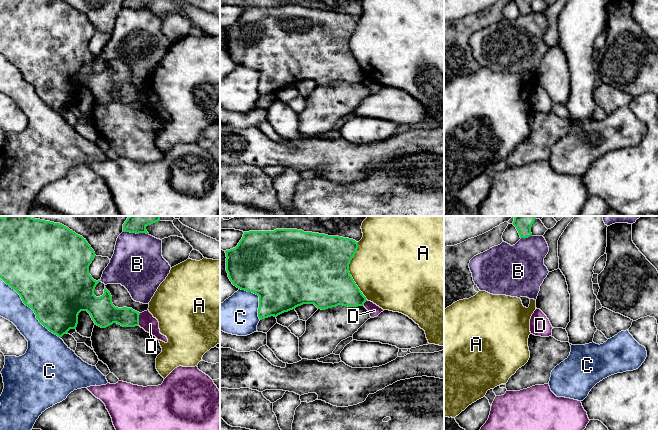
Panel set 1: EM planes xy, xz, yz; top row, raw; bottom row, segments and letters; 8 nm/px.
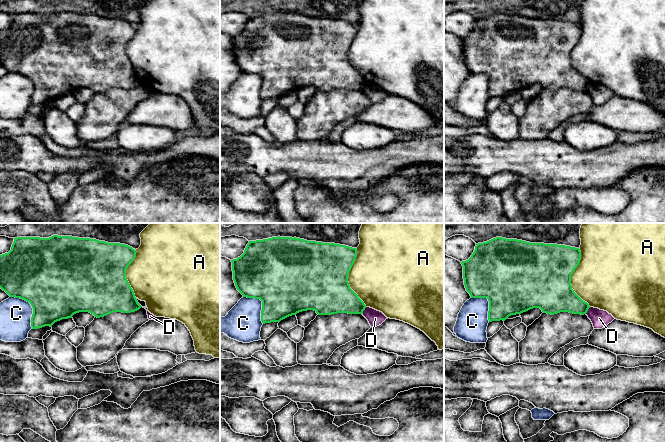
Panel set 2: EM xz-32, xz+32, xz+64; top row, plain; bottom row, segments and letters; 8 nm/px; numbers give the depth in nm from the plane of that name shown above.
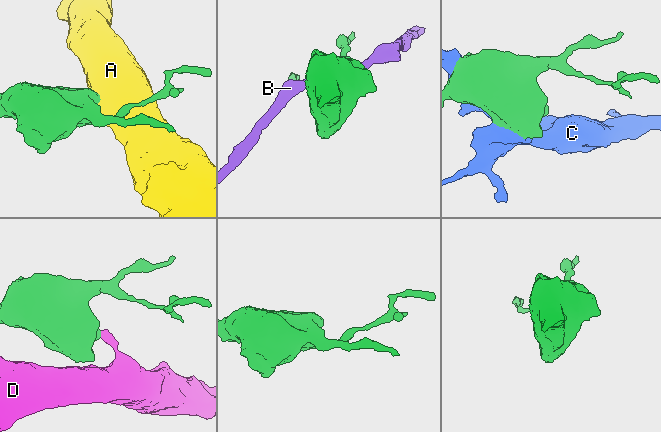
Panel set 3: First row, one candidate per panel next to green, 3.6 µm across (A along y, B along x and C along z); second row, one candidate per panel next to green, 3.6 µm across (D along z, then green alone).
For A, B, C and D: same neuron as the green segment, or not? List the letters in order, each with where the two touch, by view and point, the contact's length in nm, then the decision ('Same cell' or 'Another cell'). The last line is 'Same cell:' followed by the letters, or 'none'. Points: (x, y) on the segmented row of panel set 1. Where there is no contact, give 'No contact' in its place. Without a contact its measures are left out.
A: Touches green at xz (348, 267). Shared border 400 nm. Another cell
B: Touches green at xy (136, 233). Shared border 200 nm. Another cell
C: Touches green at xy (31, 308). Shared border 700 nm. Another cell
D: Touches green at xy (138, 319). Shared border 100 nm. Another cell
Same cell: none

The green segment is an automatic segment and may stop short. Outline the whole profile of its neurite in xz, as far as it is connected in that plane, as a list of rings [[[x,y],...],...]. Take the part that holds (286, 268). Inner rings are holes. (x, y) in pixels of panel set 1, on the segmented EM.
[[[297,229],[244,232],[238,245],[226,250],[226,271],[232,284],[241,290],[259,296],[260,320],[288,312],[303,304],[314,304],[325,310],[338,305],[363,306],[367,301],[349,272],[349,264],[356,254],[358,242],[353,239],[304,232]]]

